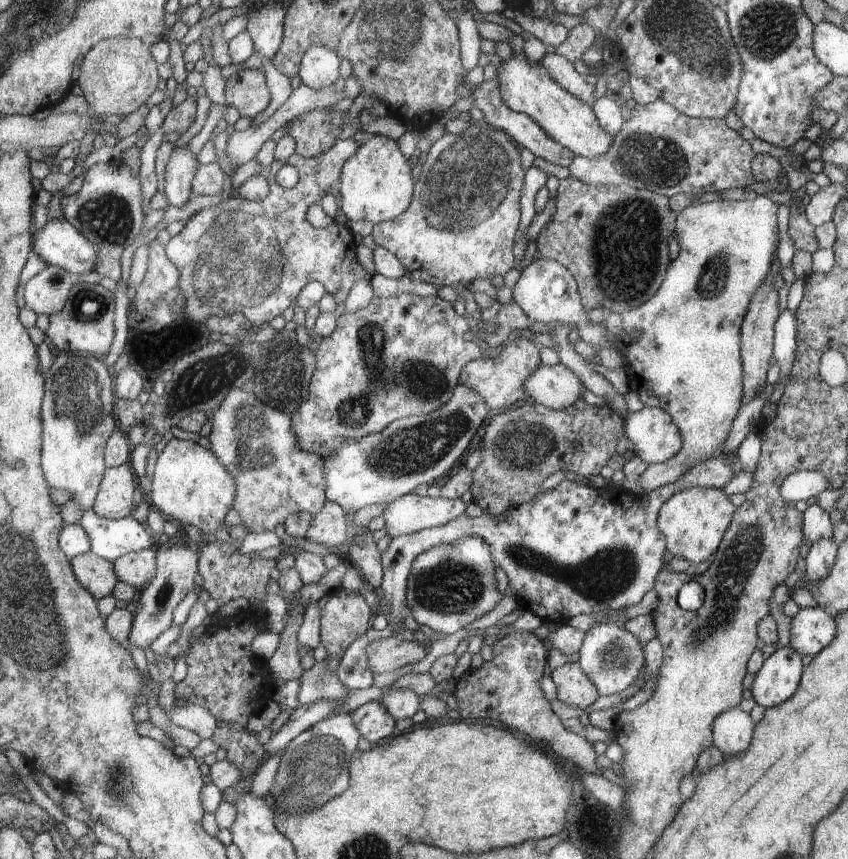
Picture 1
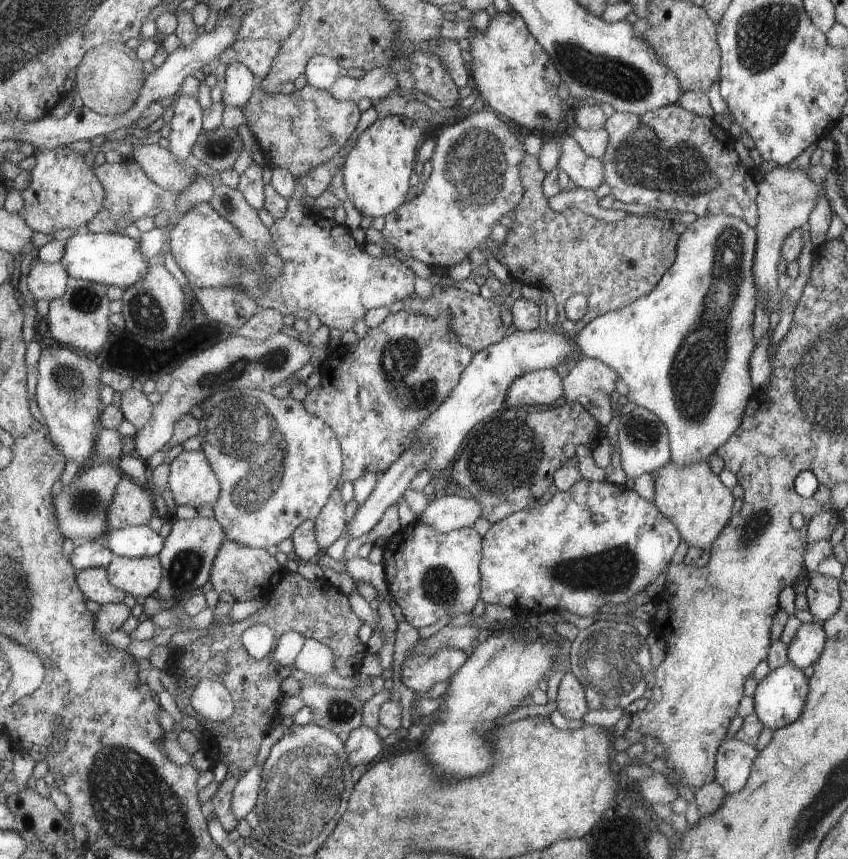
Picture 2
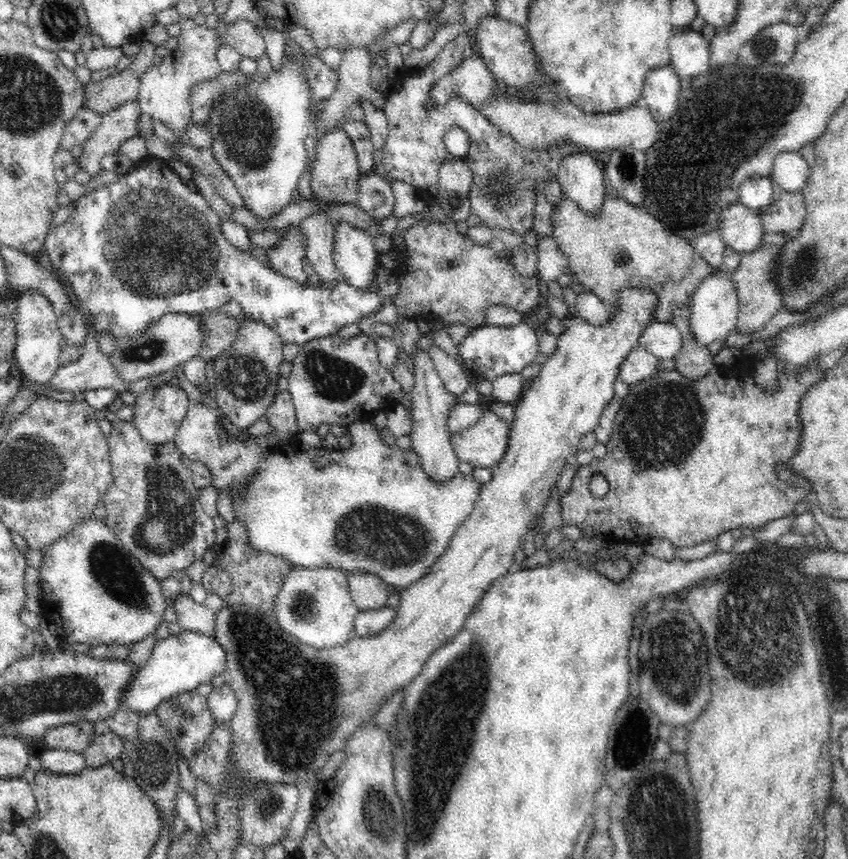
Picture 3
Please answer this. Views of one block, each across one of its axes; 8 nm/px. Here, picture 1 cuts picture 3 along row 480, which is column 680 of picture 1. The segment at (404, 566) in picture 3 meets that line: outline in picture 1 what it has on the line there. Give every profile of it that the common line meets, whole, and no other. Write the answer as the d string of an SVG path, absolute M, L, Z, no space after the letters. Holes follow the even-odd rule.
M759 195L755 200L725 201L717 199L709 203L700 203L697 201L682 209L678 213L676 231L681 251L678 257L671 262L661 290L652 299L641 304L640 307L623 313L611 312L608 318L601 322L602 326L606 328L608 346L616 348L617 352L623 358L623 366L626 368L630 380L629 390L638 394L638 398L640 398L644 406L661 408L664 412L667 412L673 418L674 424L678 427L680 436L682 437L682 446L671 459L646 467L646 470L641 476L641 485L646 493L676 482L694 465L718 458L723 454L722 449L724 448L724 442L728 438L732 422L736 418L738 410L740 410L740 407L745 402L743 384L744 365L741 361L741 324L749 310L749 304L752 302L754 294L756 294L762 282L768 278L768 274L772 270L778 242L782 240L782 220L778 220L778 212L782 212L782 204L778 204L778 200L774 200L774 196L765 195Z

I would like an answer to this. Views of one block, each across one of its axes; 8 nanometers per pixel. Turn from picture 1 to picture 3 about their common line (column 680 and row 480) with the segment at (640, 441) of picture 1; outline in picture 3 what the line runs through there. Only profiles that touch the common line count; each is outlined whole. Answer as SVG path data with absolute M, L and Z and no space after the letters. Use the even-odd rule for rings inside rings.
M414 346L414 360L412 360L414 368L414 390L412 390L411 417L412 428L410 428L409 437L411 439L411 447L420 458L423 470L428 473L430 479L434 479L440 483L445 483L453 476L459 474L460 460L456 457L456 452L452 448L450 442L450 431L446 427L448 412L452 406L459 403L459 397L450 394L446 390L446 386L442 383L429 352L423 352L418 346Z

